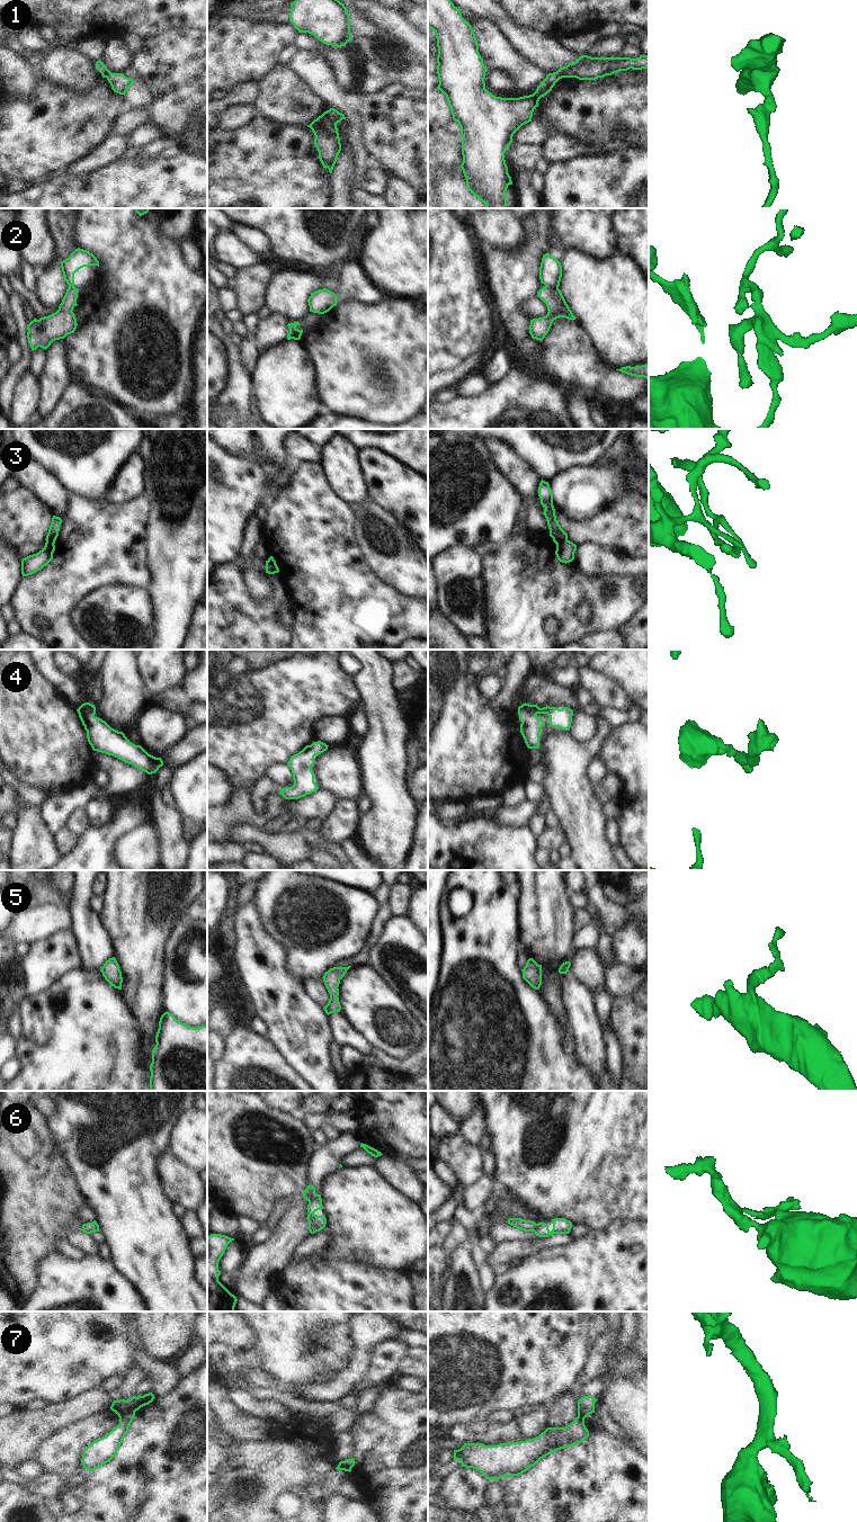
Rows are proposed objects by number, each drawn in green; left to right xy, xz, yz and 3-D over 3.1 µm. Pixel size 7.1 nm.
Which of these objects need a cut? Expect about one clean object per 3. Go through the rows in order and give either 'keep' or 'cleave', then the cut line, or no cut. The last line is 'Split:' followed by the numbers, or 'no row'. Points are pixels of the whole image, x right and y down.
1: cleave; cut in xz along (329, 109), (330, 116), (336, 124)
2: cleave; cut in yz along (545, 285), (558, 288)
3: cleave; cut in yz along (567, 539), (556, 545)
4: keep; no cut
5: keep; no cut
6: cleave; cut in xz along (317, 1194), (309, 1201)
7: cleave; cut in xy along (134, 1412), (126, 1413), (119, 1417)
Split: 1, 2, 3, 6, 7

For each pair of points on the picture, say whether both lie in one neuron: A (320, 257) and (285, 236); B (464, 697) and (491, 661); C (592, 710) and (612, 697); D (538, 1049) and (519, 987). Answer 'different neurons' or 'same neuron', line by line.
A: same neuron
B: different neurons
C: different neurons
D: same neuron

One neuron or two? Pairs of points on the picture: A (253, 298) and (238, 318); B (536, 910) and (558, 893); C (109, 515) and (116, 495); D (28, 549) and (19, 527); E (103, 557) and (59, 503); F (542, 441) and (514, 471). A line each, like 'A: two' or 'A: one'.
A: two
B: one
C: two
D: two
E: two
F: two

